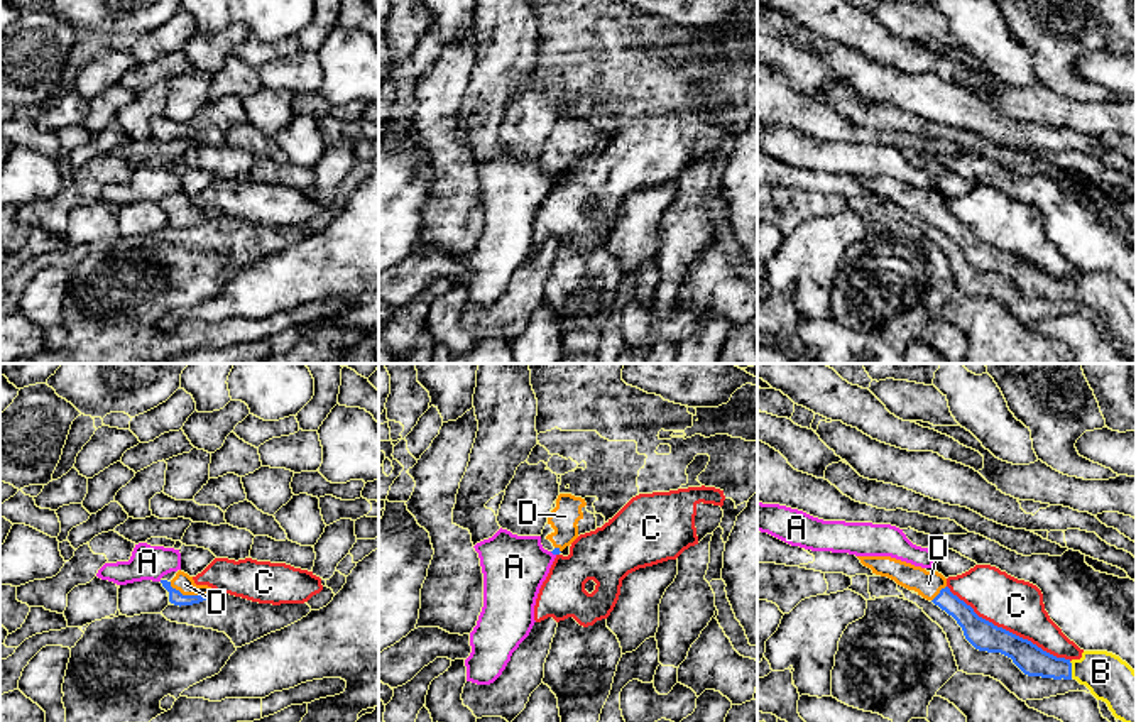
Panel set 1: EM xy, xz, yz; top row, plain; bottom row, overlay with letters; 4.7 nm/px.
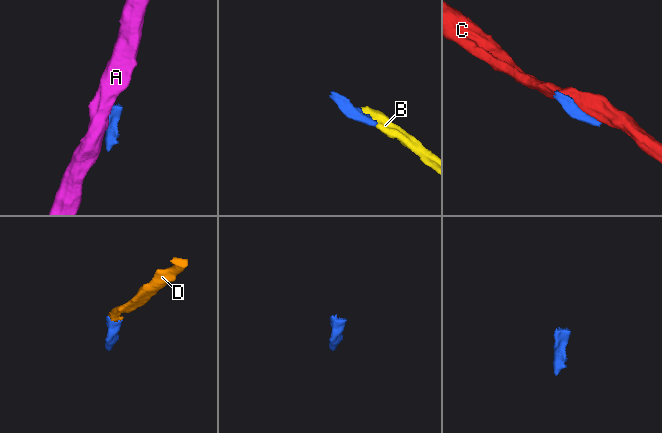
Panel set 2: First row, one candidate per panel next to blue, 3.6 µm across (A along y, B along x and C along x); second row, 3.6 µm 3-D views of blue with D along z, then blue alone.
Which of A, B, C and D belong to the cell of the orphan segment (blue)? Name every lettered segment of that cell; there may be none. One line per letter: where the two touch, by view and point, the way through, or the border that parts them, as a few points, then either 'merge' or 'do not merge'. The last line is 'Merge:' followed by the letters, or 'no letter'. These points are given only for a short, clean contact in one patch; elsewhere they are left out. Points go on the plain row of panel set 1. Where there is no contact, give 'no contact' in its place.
A: meets blue in xz at (553, 175); border along xz (550, 173), (555, 176); do not merge
B: meets blue in yz at (1070, 291); runs through yz (1032, 281), (1070, 291), (1099, 291), (1109, 300); merge
C: meets blue in yz at (1008, 252); do not merge
D: meets blue in xy at (188, 217); runs through xy (176, 218), (188, 217), (183, 203); merge
Merge: B, D

